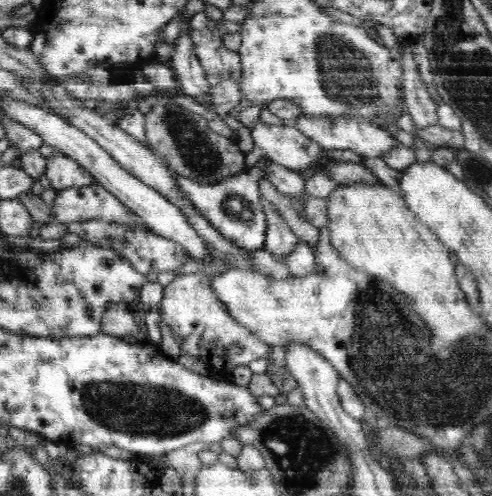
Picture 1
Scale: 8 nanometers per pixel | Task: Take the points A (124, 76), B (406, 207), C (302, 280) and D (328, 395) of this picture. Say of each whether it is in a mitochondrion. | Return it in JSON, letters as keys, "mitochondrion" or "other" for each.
{"A":"other","B":"other","C":"other","D":"other"}

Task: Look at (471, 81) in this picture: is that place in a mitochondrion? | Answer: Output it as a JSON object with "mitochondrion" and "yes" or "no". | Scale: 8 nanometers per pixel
{"mitochondrion":"yes"}

